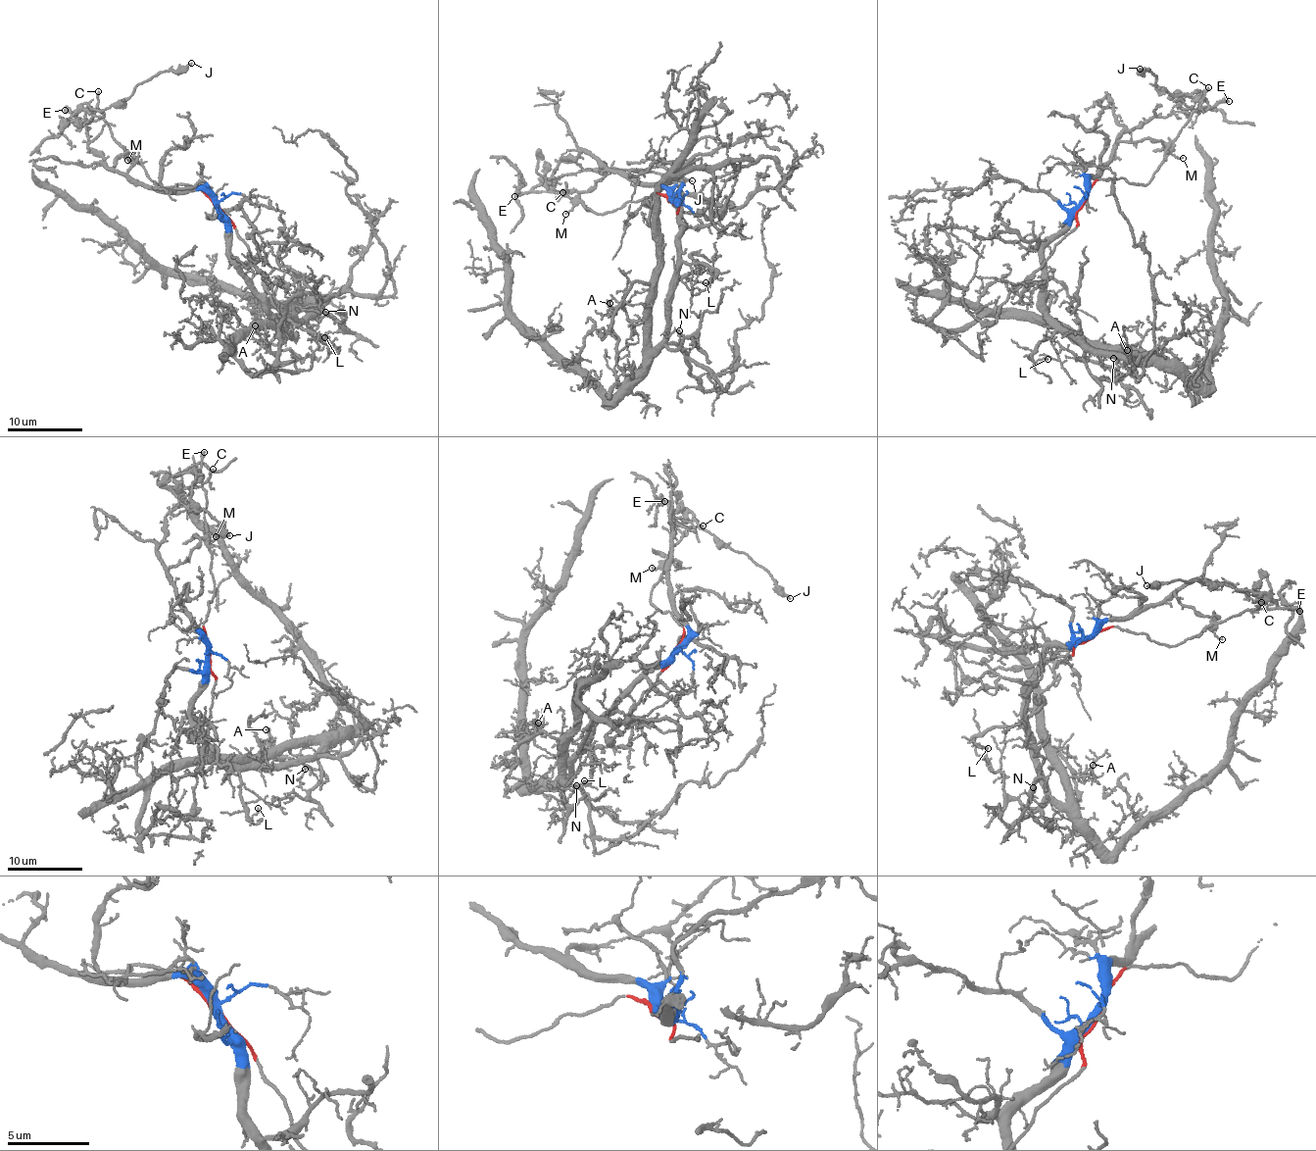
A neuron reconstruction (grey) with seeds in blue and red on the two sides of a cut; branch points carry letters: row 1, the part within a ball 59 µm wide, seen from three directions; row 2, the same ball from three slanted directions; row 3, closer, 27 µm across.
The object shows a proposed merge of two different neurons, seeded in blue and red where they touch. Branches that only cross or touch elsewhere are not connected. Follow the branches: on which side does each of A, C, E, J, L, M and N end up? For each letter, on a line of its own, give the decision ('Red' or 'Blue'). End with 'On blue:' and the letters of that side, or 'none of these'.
A: Blue
C: Red
E: Red
J: Red
L: Blue
M: Red
N: Blue
On blue: A, L, N

